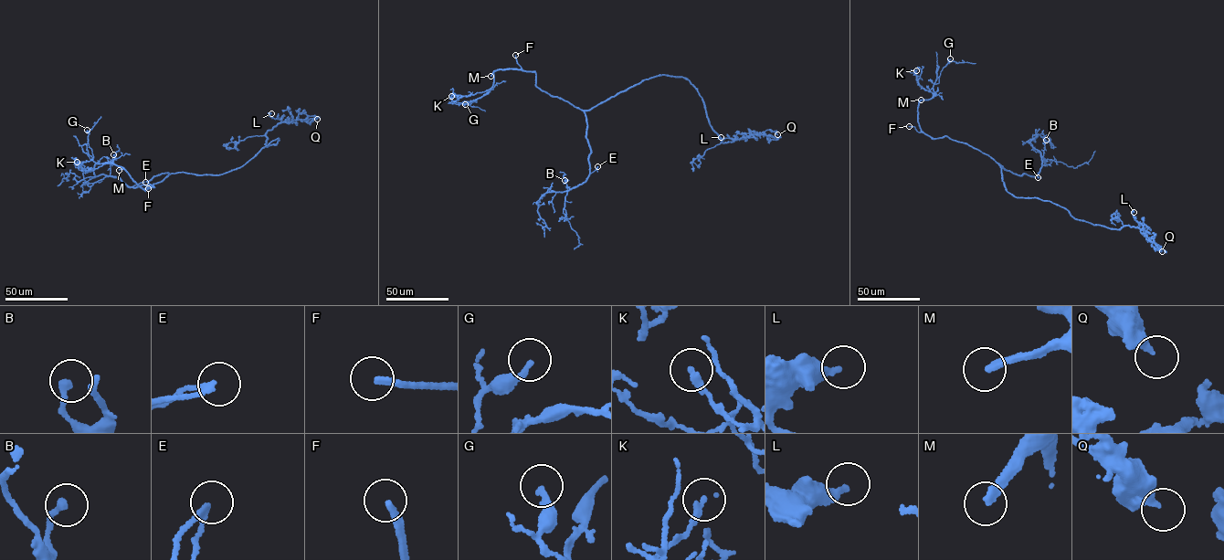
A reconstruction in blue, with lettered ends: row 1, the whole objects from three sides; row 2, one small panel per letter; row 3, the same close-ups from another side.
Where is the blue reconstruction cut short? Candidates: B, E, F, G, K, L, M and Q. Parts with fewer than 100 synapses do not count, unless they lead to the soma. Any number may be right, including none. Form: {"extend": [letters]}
{"extend": ["F", "M"]}

